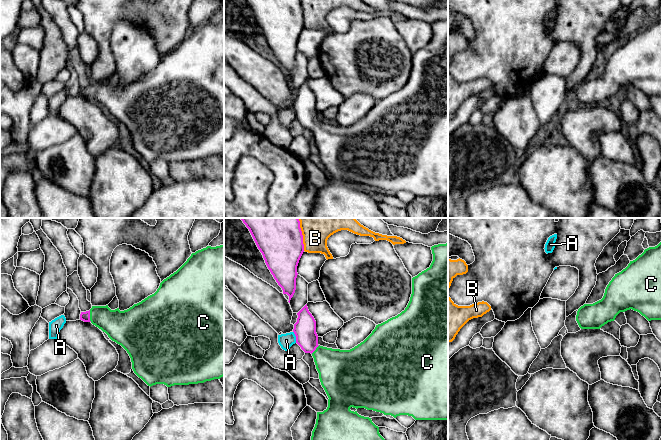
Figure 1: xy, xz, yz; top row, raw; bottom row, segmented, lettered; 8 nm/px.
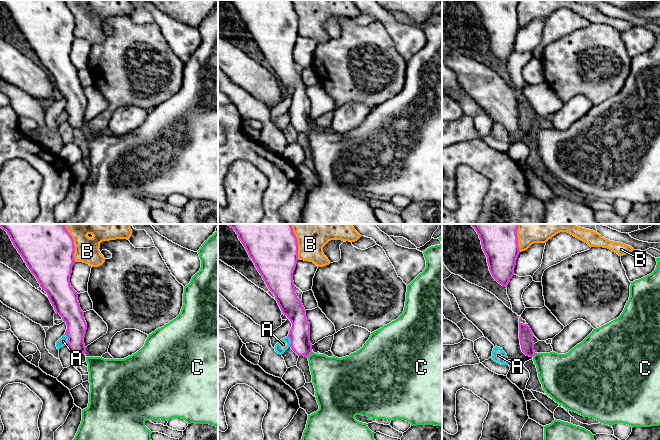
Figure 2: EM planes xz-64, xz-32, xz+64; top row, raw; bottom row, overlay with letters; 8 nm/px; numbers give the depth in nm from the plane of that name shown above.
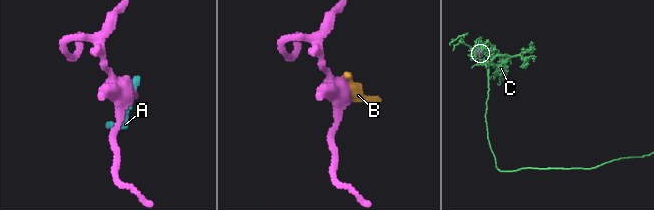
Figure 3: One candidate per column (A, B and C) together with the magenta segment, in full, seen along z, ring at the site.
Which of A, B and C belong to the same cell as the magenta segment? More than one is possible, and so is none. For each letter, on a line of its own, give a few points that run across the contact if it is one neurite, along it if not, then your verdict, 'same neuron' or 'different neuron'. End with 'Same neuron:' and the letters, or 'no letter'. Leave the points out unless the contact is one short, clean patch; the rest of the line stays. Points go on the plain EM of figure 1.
A: xz (293, 107), (296, 118) | different neuron
B: different neuron
C: xy (84, 92), (89, 92), (101, 92), (118, 101) | same neuron
Same neuron: C

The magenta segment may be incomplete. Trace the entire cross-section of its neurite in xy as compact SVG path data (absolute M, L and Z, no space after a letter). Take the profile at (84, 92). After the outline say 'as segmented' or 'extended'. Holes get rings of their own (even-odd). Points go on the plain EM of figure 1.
M224 20L216 23L207 22L192 29L187 37L173 50L164 55L157 67L134 80L127 86L120 87L119 84L111 86L106 82L92 82L89 87L81 88L80 96L91 98L93 101L105 108L108 113L121 121L129 130L134 149L141 154L148 162L164 160L167 163L174 161L189 161L204 159L224 152Z | extended

